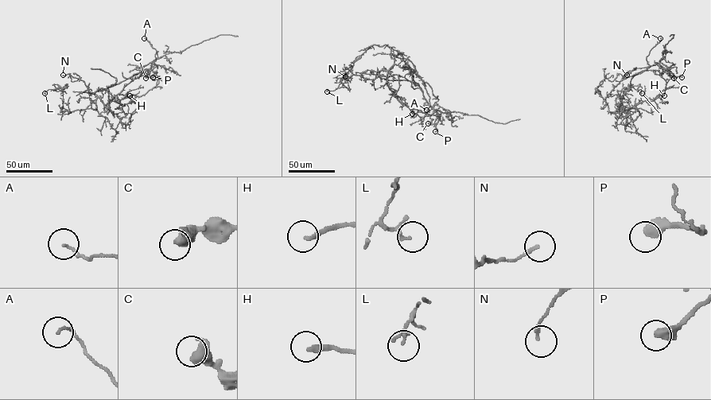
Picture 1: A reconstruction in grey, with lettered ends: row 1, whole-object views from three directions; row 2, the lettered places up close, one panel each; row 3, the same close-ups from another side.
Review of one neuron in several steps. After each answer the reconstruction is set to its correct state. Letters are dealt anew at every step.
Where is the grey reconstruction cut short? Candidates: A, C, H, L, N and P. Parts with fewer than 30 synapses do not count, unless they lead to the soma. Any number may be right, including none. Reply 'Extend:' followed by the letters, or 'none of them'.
Extend: none of them

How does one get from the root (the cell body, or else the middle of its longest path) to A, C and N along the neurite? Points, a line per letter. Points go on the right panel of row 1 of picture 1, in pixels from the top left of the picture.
A: (629, 90), (620, 98), (620, 106), (610, 112), (605, 99), (621, 80), (649, 67), (646, 57), (660, 38)
C: (629, 90), (630, 81), (635, 75), (658, 63), (670, 71), (674, 78)
N: (629, 90), (620, 98), (620, 106), (612, 112), (596, 87), (595, 93), (602, 80), (627, 75)

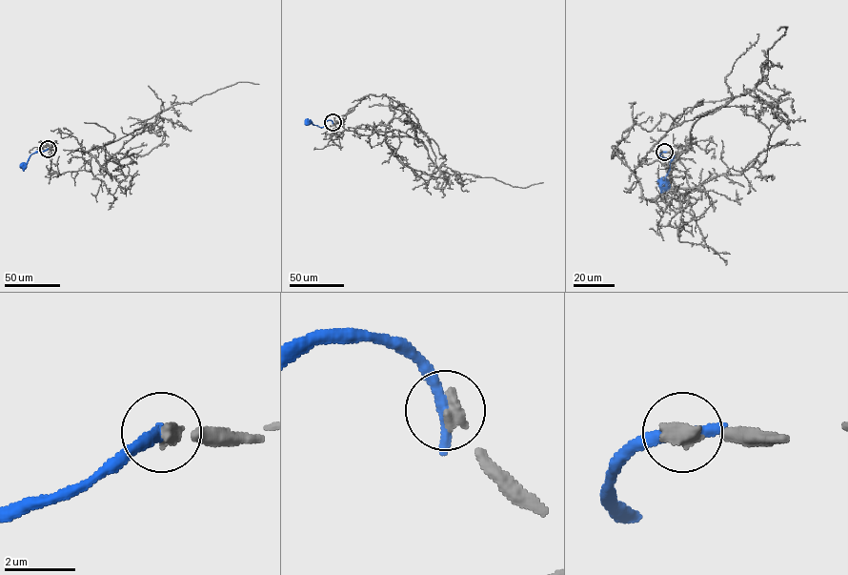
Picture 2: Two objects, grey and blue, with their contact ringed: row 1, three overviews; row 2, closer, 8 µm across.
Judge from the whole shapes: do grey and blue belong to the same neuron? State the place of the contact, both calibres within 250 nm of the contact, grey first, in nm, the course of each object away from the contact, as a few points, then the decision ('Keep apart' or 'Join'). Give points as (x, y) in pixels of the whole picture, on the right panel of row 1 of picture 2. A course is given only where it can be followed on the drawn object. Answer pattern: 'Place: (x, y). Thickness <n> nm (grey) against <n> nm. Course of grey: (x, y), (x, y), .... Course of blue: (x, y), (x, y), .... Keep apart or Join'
Place: (664, 152). Thickness 440 nm (grey) against 440 nm. Course of grey: (664, 152), (686, 170), (683, 200), (672, 163), (700, 117), (756, 86), (787, 27), (777, 30). Course of blue: (664, 152), (660, 155), (673, 157), (663, 185). Keep apart

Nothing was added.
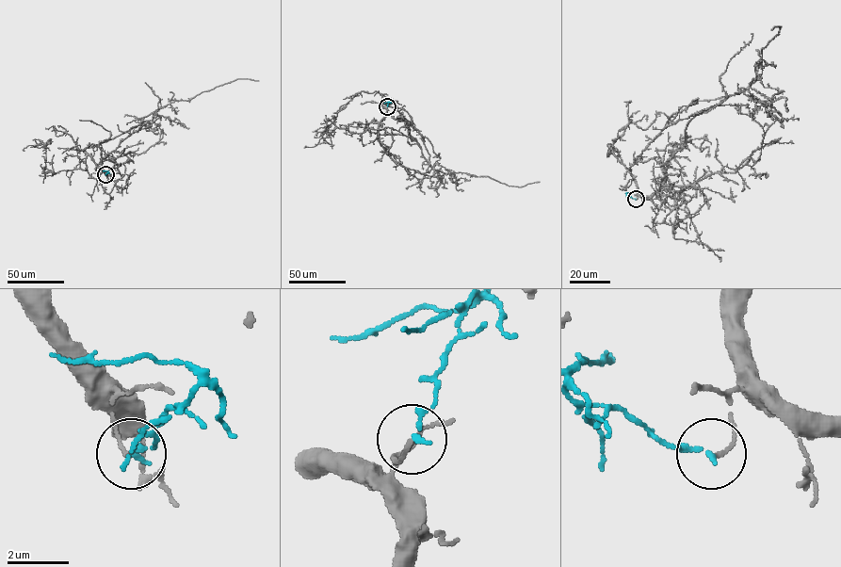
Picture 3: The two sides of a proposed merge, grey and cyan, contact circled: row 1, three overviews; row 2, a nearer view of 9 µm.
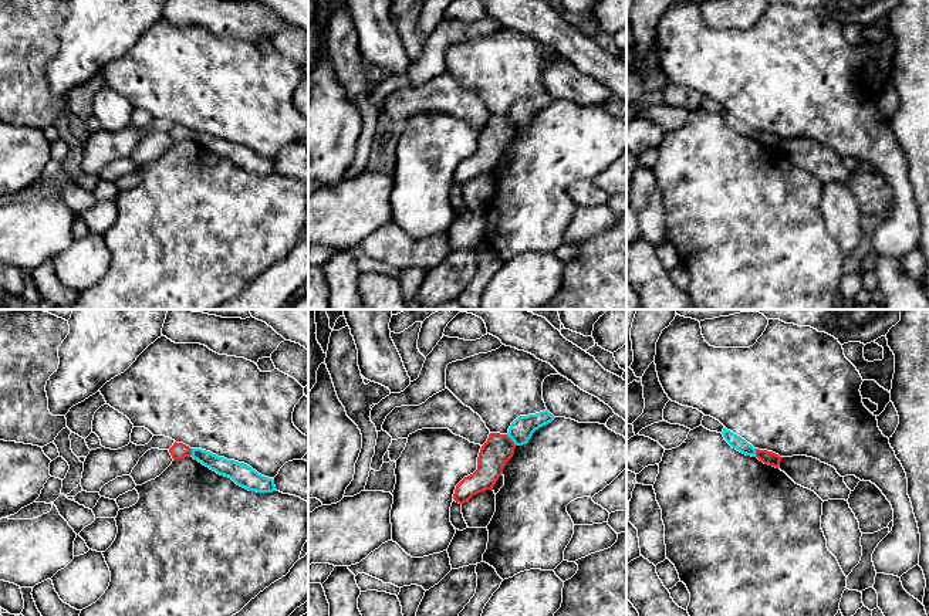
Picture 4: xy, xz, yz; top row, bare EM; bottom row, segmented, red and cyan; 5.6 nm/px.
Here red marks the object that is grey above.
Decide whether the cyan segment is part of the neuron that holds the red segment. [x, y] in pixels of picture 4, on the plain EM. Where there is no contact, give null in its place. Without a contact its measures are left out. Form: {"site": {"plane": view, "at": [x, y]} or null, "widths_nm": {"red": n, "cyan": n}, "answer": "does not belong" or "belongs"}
{"site": {"plane": "xz", "at": [512, 122]}, "widths_nm": {"red": 170, "cyan": 140}, "answer": "does not belong"}

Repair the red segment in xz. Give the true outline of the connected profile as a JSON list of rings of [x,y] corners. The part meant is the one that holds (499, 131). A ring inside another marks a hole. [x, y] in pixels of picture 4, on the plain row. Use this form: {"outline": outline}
{"outline": [[[490,115],[480,131],[477,152],[456,167],[453,182],[464,186],[476,176],[493,172],[506,145],[513,139],[514,131],[516,126],[507,116]]]}

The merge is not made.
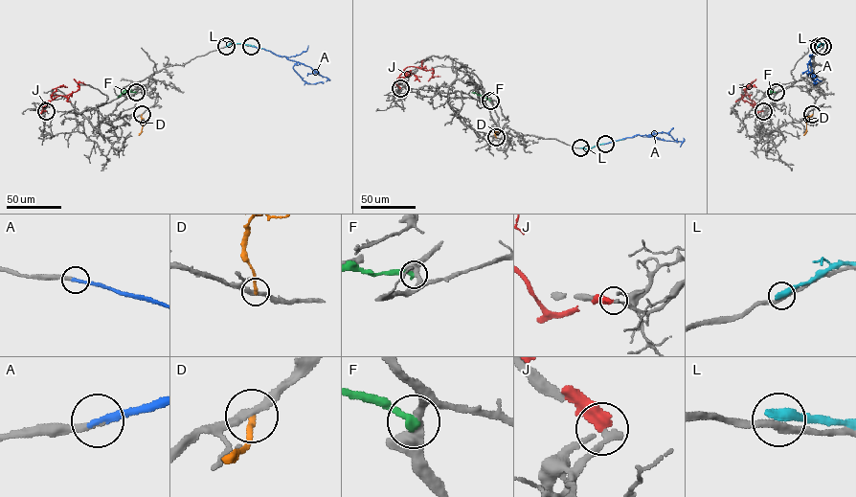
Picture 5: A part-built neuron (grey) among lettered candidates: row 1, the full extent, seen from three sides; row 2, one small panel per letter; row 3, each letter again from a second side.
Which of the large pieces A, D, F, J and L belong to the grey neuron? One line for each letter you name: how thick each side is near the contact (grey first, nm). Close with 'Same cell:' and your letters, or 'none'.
A: calibres 240 and 260 nm
Same cell: A

